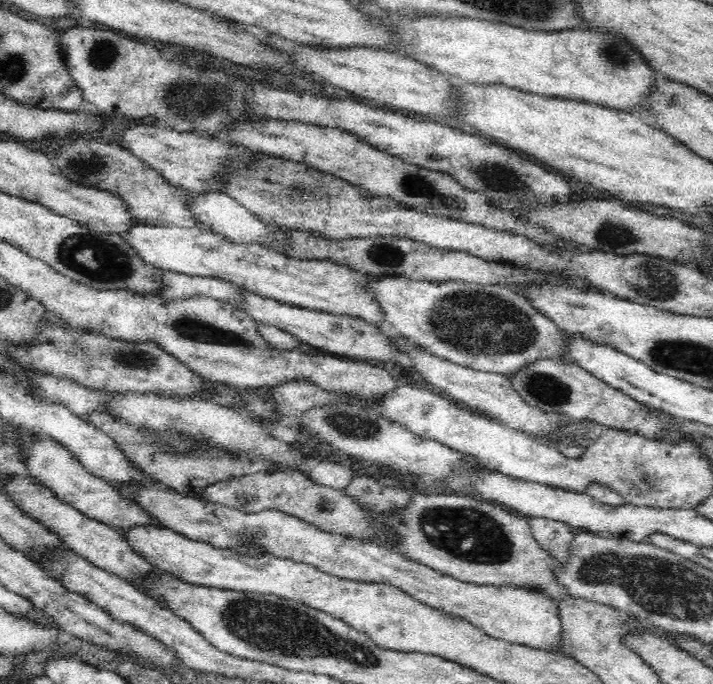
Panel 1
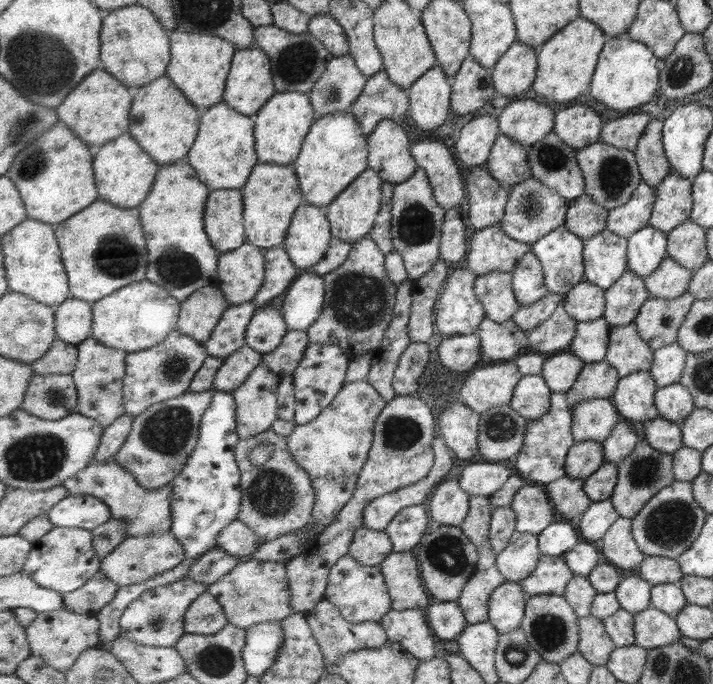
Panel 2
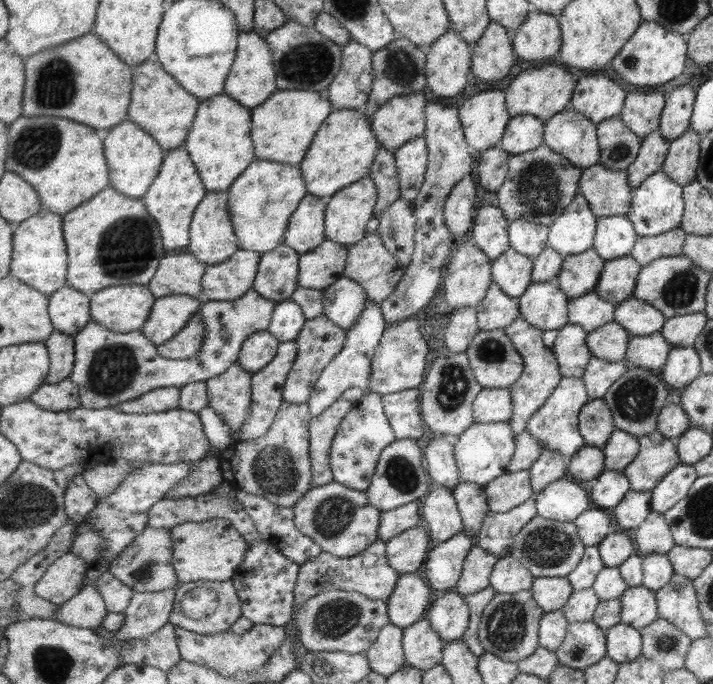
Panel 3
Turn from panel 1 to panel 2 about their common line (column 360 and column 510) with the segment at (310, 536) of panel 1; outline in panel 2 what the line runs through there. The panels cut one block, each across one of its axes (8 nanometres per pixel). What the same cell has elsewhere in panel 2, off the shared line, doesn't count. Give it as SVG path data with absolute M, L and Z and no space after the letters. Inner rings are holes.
M517 531L507 549L498 556L498 569L507 581L519 583L534 572L541 557L539 535Z

